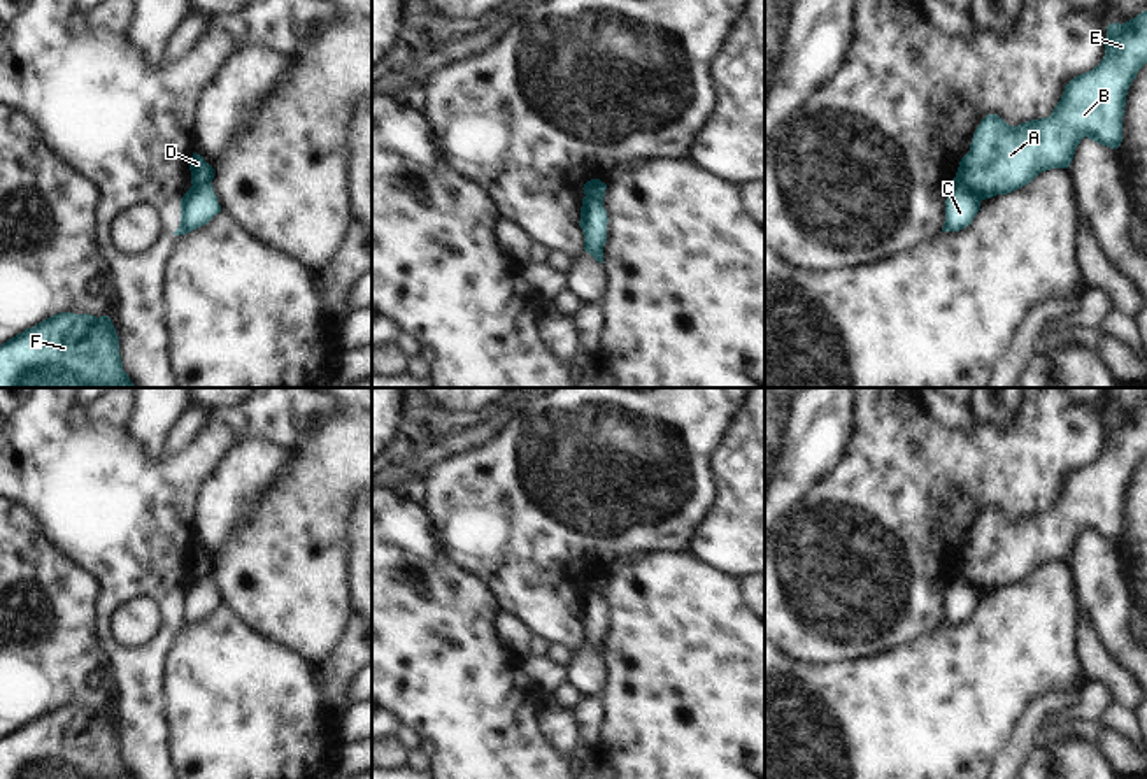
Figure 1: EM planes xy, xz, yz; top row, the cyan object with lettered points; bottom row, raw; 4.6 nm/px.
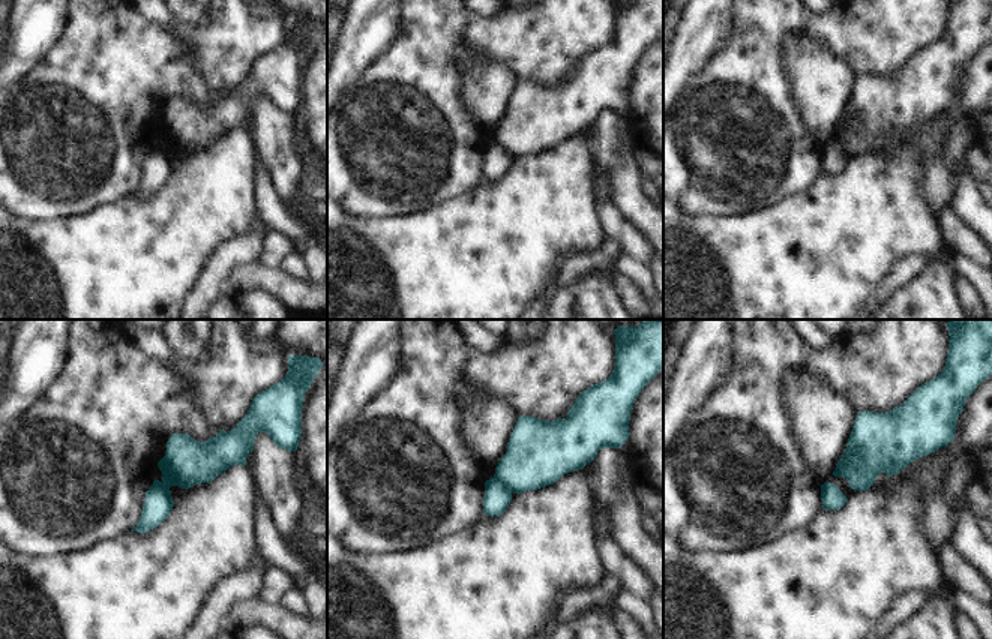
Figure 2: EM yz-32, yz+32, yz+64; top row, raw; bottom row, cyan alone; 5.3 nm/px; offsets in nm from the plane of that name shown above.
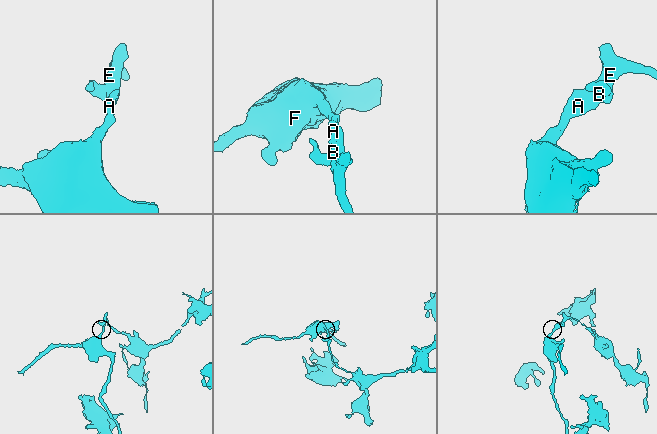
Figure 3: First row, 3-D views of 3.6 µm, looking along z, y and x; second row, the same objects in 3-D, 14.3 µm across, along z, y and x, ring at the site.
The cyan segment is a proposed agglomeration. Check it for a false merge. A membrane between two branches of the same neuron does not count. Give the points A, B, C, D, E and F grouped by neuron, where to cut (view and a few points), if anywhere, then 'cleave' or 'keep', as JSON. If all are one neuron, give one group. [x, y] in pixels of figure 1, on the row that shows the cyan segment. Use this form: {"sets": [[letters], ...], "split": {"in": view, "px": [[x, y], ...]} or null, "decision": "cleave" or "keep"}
{"sets": [["A", "B", "D", "E"], ["C", "F"]], "split": {"in": "yz", "px": [[954, 178], [983, 199]]}, "decision": "cleave"}

